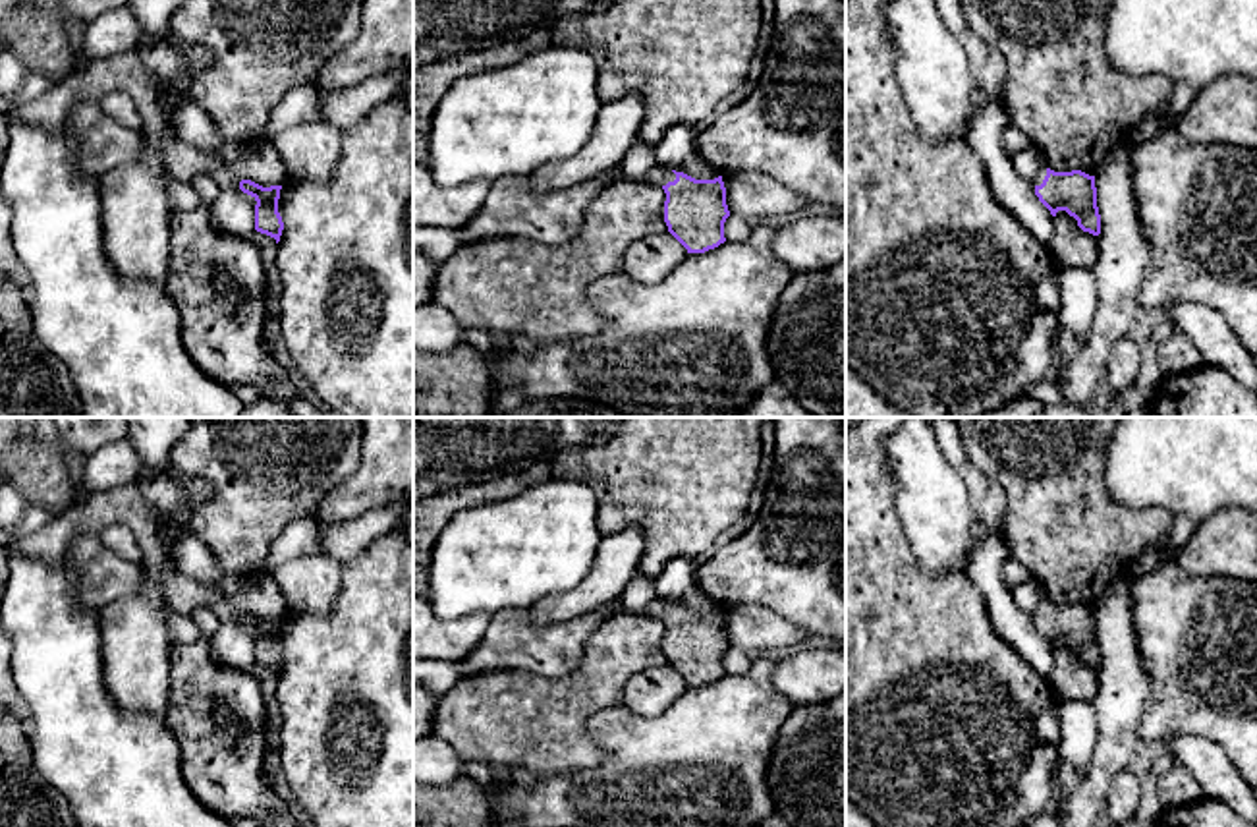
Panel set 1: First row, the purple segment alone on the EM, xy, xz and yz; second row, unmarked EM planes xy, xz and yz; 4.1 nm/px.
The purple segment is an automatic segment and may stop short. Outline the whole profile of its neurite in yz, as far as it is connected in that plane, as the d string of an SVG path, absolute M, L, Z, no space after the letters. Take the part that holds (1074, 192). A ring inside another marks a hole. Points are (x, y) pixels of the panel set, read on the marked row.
M1043 164L1031 178L1035 195L1056 216L1066 211L1077 220L1083 232L1101 234L1101 214L1097 207L1095 176L1081 170L1054 172Z

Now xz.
M655 166L641 182L664 189L664 222L687 253L705 253L726 242L724 222L730 211L722 176L695 180L684 172Z

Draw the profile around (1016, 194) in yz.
M987 102L987 106L969 120L965 143L983 162L994 199L1008 209L1041 245L1048 247L1054 232L1054 216L1035 195L1031 180L1021 178L1012 158L1004 153L1002 133L1008 124L1006 104Z

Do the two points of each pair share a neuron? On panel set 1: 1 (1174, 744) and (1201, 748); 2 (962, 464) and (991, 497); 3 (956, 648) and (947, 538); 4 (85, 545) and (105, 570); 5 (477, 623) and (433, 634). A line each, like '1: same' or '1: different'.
1: same
2: same
3: different
4: same
5: same

